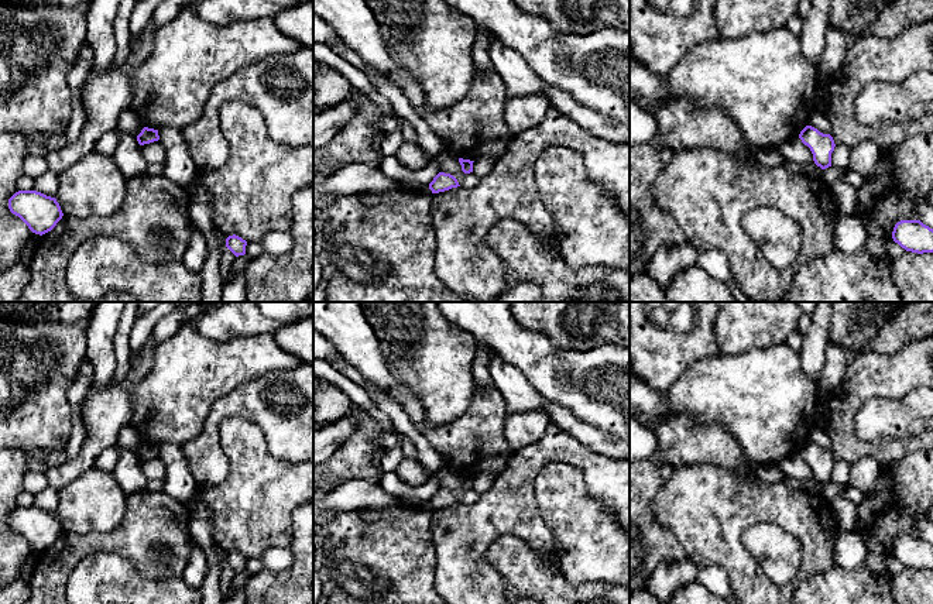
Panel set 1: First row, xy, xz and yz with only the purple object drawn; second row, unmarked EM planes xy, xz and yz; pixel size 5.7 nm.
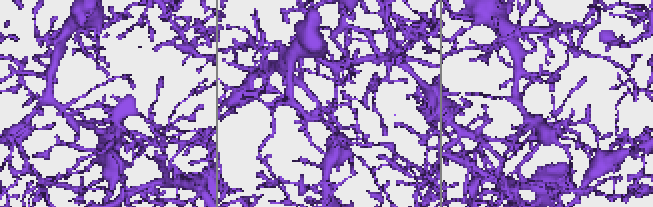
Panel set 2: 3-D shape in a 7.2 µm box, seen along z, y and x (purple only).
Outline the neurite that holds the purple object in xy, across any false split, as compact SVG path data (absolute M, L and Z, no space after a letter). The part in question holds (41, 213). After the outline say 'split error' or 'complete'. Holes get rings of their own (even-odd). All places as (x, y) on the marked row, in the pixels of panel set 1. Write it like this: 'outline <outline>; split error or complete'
outline M18 191L8 199L8 209L35 234L51 231L64 213L55 198L37 191Z; complete

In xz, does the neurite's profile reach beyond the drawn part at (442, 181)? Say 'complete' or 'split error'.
complete

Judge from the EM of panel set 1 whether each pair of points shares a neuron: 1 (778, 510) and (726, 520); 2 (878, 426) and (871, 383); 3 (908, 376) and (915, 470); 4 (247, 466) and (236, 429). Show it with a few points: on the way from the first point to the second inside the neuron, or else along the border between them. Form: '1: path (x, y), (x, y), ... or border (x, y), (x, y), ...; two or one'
1: path (765, 510), (738, 510); one
2: border (906, 394), (899, 398), (870, 398), (853, 422); two
3: border (918, 450), (882, 464); two
4: path (247, 457), (247, 448), (239, 438); one

